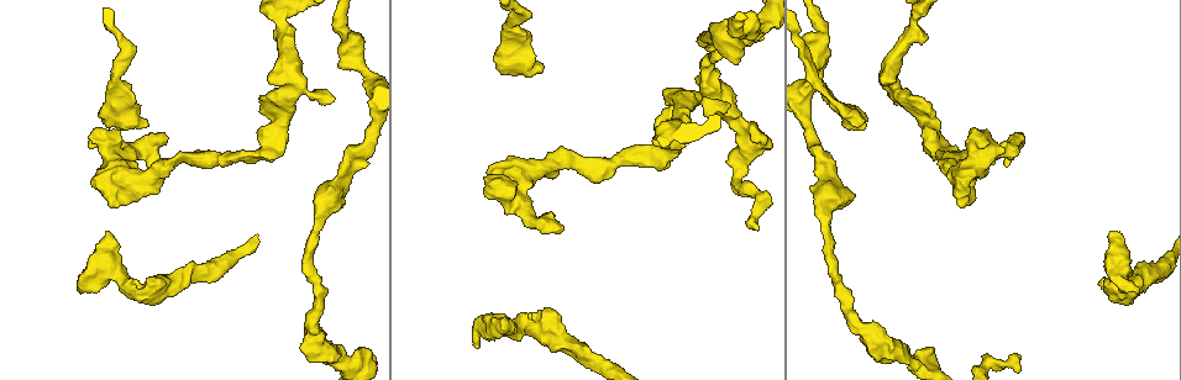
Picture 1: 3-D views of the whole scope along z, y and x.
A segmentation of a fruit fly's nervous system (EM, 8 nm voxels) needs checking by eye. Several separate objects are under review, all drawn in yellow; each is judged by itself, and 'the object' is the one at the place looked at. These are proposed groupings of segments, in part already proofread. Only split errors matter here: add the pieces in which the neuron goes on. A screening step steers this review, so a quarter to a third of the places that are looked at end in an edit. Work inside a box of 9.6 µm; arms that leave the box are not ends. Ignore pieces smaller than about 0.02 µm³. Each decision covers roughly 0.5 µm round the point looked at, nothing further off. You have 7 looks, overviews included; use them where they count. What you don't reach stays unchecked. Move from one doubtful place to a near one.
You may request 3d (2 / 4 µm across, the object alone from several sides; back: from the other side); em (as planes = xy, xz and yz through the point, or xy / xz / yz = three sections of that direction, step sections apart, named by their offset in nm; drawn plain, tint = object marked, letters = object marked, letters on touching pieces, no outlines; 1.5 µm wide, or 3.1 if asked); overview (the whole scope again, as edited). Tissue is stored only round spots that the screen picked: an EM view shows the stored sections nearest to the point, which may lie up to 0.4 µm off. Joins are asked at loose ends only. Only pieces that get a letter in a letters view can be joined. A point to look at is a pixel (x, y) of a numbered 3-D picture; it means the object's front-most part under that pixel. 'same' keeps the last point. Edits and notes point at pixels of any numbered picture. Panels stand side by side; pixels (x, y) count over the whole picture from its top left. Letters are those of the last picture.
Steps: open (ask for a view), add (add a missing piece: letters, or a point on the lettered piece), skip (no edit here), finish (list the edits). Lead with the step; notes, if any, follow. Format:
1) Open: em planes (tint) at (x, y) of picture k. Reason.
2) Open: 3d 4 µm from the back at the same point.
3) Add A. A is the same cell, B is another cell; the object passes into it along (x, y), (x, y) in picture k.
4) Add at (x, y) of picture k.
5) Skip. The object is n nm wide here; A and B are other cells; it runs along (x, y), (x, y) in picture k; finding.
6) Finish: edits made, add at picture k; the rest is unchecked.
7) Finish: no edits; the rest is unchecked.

Open: em planes (letters) at (485, 176) of picture 1. Stops while still wide.

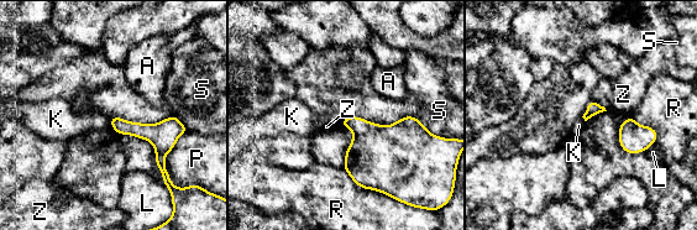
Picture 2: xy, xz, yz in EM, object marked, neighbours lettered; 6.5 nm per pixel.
Skip. The longest contact is with P, 420 nm; A, K, L, P, R, S and Z are other cells; a border runs along (108, 119), (113, 127) in picture 2; no lettered piece goes on from it.

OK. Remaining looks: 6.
Open: 3d 2 µm at (1138, 293) of picture 1. Branch stops here.

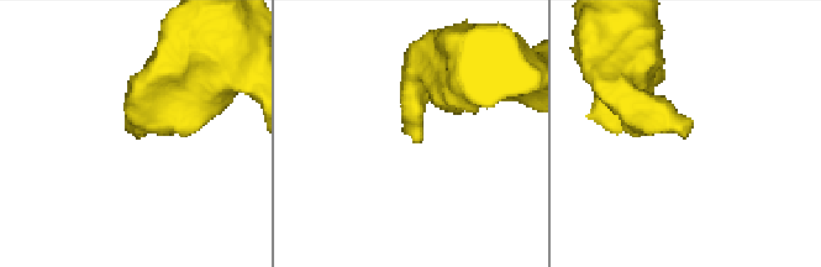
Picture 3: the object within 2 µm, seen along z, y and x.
Open: em xy step 8 (letters) at (422, 139) of picture 3. Now the EM.

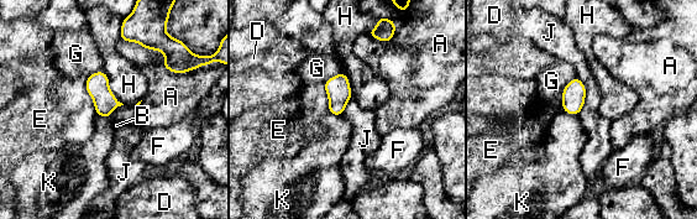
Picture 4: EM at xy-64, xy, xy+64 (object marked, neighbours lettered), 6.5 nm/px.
Skip. A, B, D, E, F, G, H, J and K are other cells; a border runs along (577, 76), (585, 87), (578, 114) in picture 4; no lettered piece goes on from it.

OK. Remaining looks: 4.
Open: em xz step 4 (letters) at (758, 226) of picture 1. End of a long branch.

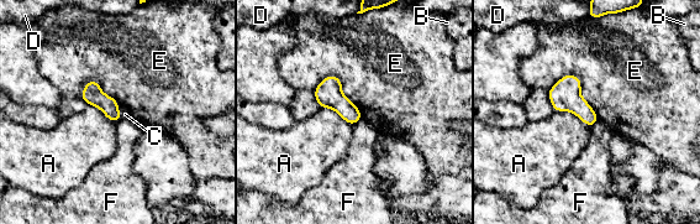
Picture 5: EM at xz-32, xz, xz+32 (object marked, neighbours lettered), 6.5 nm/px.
Skip. The object is 120 nm wide here; A, B, C, D, E and F are other cells; a border runs along (547, 90), (574, 74), (599, 119) in picture 5; none of them fits.

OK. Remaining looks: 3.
Finish: no edits; the rest is unchecked.

